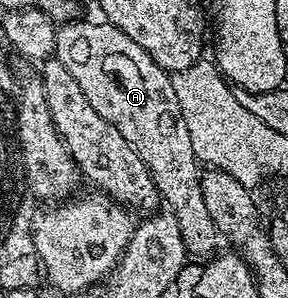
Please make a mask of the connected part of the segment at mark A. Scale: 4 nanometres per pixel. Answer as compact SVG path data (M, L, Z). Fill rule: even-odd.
M83 20L68 21L56 28L54 60L59 61L61 67L65 67L69 75L73 75L73 79L77 79L81 91L85 91L85 99L93 103L93 111L97 111L101 119L109 119L109 123L113 123L113 127L121 131L121 139L125 139L125 143L129 143L129 147L133 147L133 151L141 155L145 167L155 181L155 189L160 195L162 204L177 219L181 229L181 239L184 240L188 254L195 259L210 258L220 248L218 245L219 241L221 242L221 235L209 215L209 210L205 208L205 195L201 195L201 162L195 157L189 130L185 119L182 118L177 96L174 95L172 74L155 65L148 53L137 47L137 43L133 43L133 39L125 35L125 31L102 20L99 20L100 22Z

